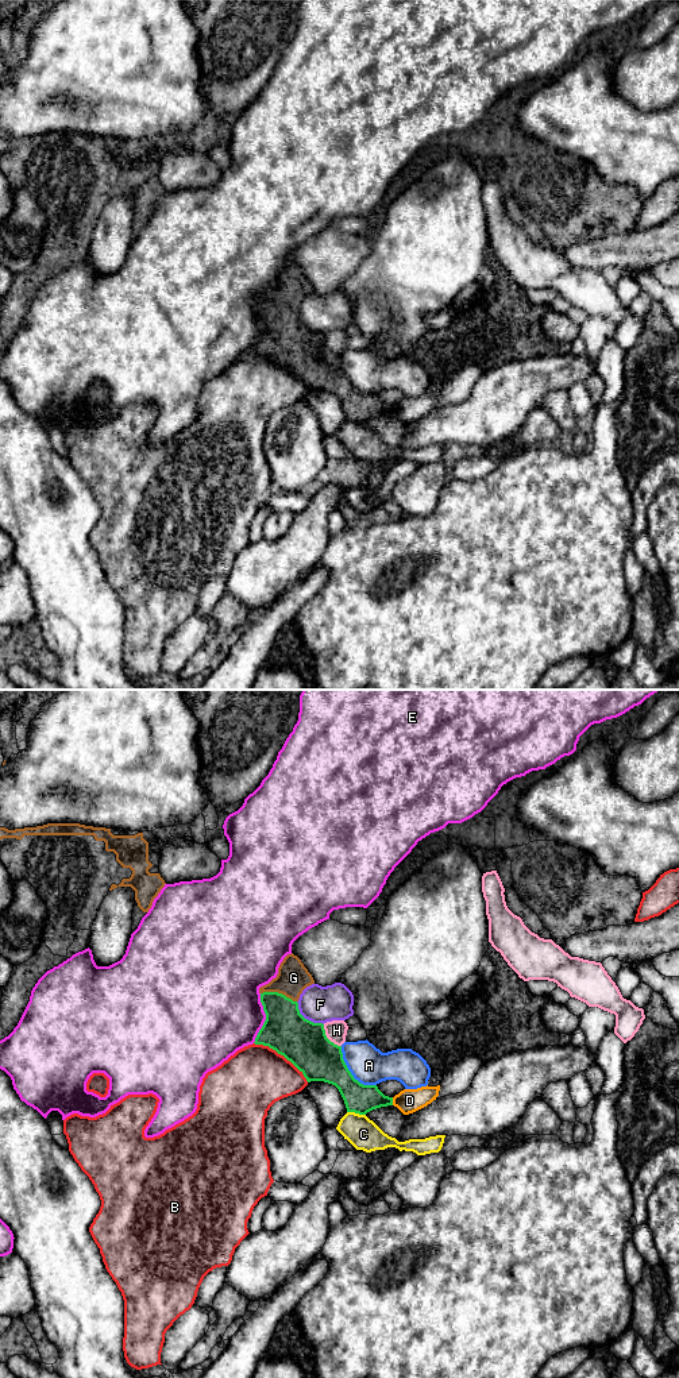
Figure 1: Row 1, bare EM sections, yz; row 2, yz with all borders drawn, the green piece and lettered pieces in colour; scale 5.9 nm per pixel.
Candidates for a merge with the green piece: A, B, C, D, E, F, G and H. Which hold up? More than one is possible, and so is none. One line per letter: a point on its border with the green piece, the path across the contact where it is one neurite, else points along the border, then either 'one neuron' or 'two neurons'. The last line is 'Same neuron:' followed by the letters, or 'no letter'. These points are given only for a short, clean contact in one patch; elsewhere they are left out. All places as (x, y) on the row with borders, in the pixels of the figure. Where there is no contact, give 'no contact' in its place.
A: contact yz (350, 1073); two neurons
B: contact yz (282, 1054); two neurons
C: contact yz (357, 1112); two neurons
D: contact yz (392, 1101); border yz (392, 1097), (393, 1104); two neurons
E: contact yz (266, 1018); border yz (261, 994), (265, 1022), (253, 1042); two neurons
F: contact yz (307, 1019); two neurons
G: contact yz (277, 992); one neuron
H: contact yz (327, 1038); two neurons
Same neuron: G

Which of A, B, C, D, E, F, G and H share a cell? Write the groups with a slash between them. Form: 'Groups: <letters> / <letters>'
Groups: A / B / C / D / E / F / G / H

